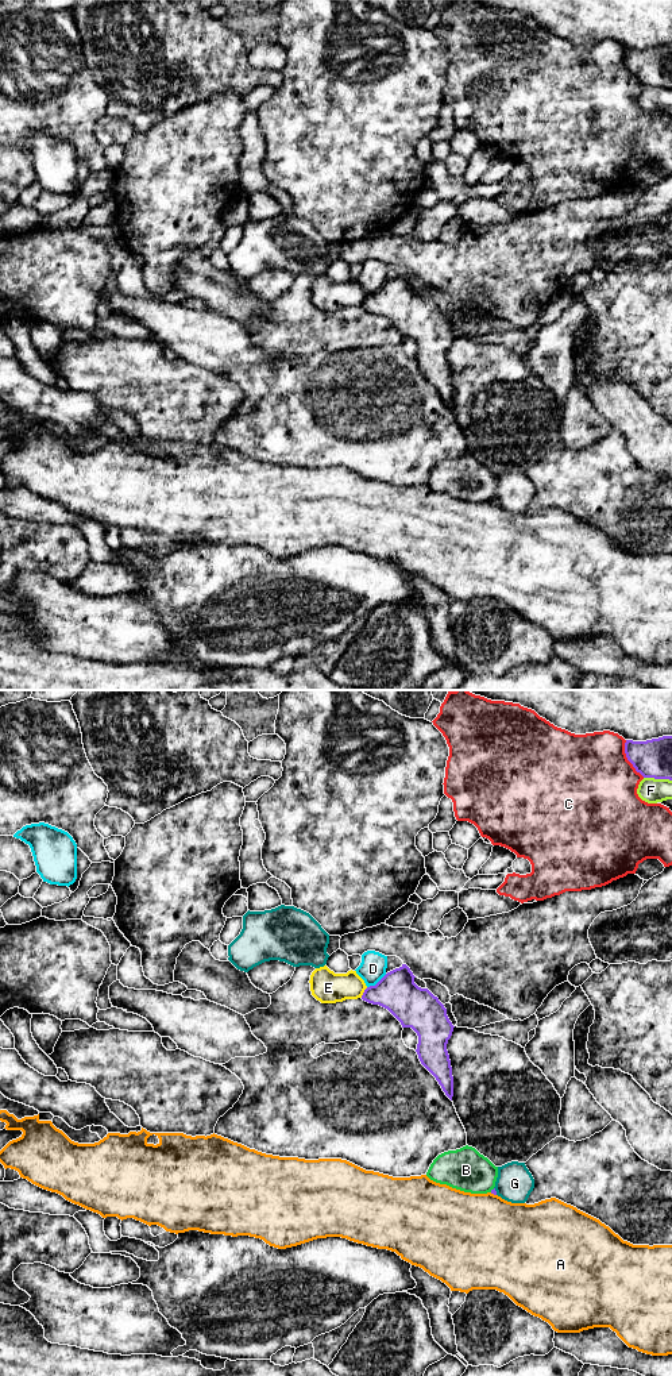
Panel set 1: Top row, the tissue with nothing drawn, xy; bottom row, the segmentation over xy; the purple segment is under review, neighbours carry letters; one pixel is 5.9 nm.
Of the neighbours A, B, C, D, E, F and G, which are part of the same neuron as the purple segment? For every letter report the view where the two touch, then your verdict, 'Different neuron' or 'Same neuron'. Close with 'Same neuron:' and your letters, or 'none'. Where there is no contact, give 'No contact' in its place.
A: Touches purple in xy. Different neuron
B: Touches purple in xy. Different neuron
C: Touches purple in xy. Different neuron
D: Touches purple in xy. Different neuron
E: Touches purple in xy. Different neuron
F: Touches purple in xy. Different neuron
G: Touches purple in xy. Different neuron
Same neuron: none

